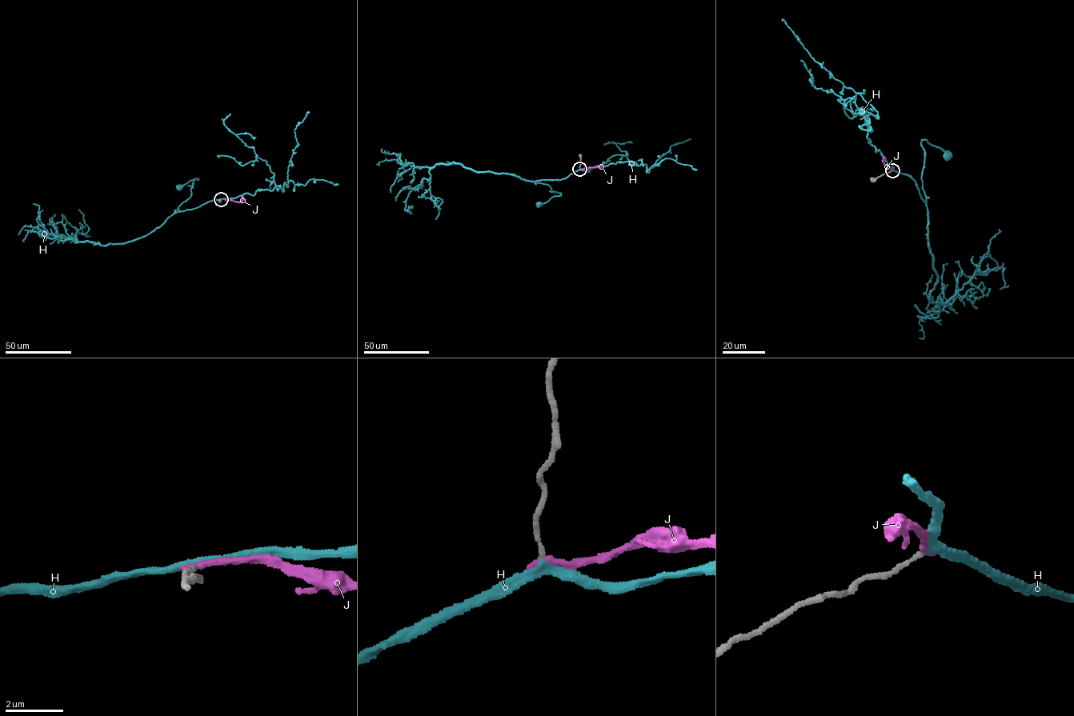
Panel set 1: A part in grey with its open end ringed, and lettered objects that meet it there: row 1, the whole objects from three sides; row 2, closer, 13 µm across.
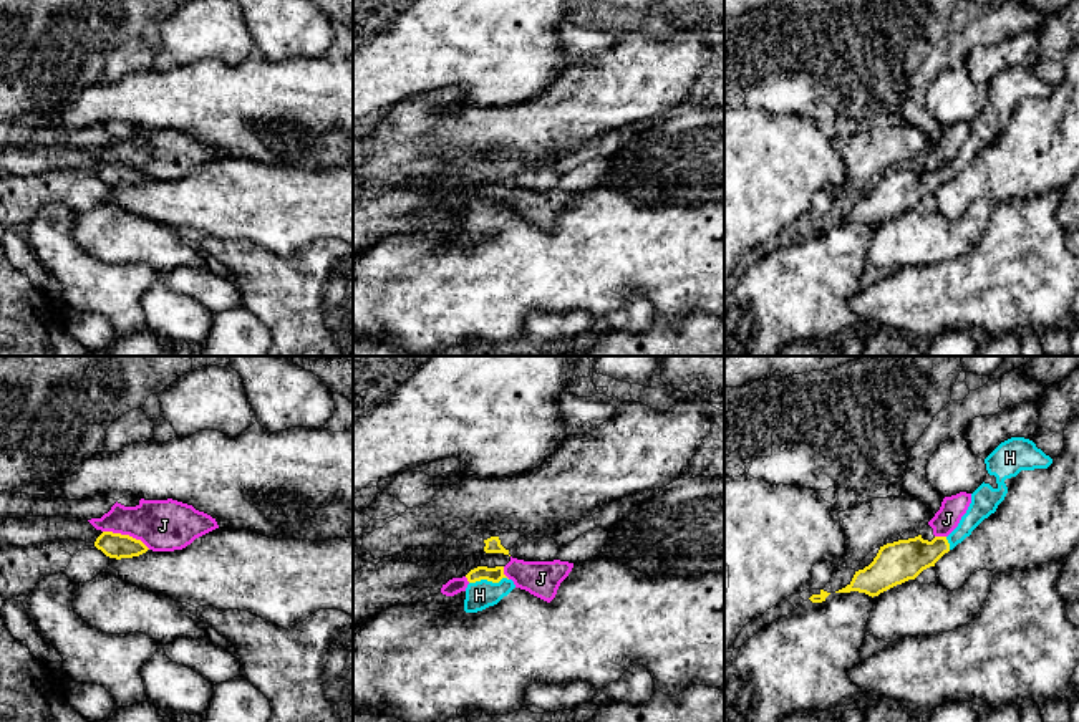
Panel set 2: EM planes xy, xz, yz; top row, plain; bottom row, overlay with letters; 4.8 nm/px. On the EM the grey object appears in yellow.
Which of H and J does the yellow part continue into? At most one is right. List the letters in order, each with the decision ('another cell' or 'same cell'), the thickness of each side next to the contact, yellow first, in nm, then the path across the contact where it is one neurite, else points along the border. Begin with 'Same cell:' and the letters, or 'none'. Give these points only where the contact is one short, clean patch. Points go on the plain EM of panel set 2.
Same cell: H
H: same cell; calibres 70 and 140 nm; way xz (494, 204), (488, 209), (479, 224)
J: another cell; calibres 130 and 260 nm; border xy (103, 159), (128, 163), (140, 168), (149, 178)

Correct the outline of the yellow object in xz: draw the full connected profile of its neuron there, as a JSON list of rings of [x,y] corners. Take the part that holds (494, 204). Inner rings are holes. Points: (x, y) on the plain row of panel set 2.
[[[477,195],[466,207],[469,210],[464,229],[466,242],[477,242],[497,233],[515,217],[514,210],[504,204],[504,195]]]

